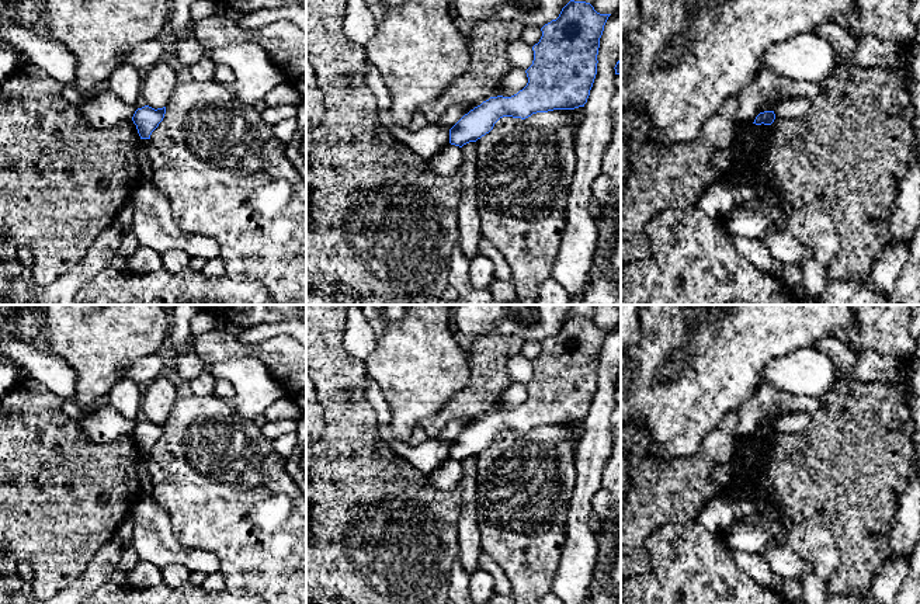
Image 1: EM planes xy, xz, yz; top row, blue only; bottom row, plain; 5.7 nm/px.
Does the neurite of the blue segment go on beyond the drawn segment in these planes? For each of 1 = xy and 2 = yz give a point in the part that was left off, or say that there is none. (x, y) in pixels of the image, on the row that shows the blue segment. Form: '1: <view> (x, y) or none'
1: none
2: none

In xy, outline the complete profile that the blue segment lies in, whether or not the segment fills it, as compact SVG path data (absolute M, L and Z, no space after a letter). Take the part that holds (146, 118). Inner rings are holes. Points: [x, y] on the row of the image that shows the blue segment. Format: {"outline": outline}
{"outline": "M145 105L135 111L132 121L136 125L140 139L150 139L152 132L163 121L164 114L166 107L155 110L149 105Z"}

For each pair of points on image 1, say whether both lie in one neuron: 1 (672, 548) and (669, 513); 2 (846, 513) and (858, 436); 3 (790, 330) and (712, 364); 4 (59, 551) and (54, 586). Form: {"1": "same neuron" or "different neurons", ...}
{"1": "different neurons", "2": "same neuron", "3": "same neuron", "4": "same neuron"}

